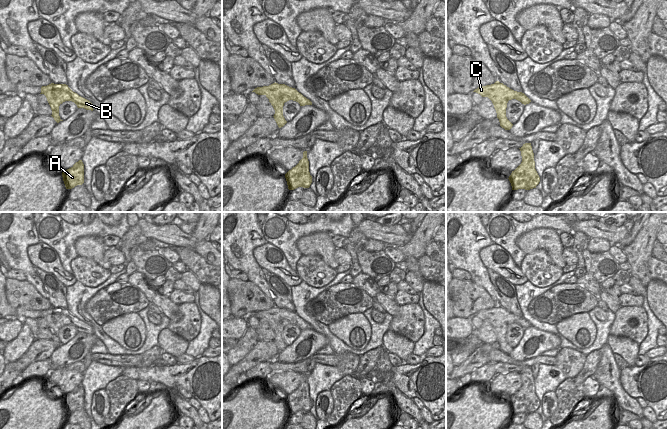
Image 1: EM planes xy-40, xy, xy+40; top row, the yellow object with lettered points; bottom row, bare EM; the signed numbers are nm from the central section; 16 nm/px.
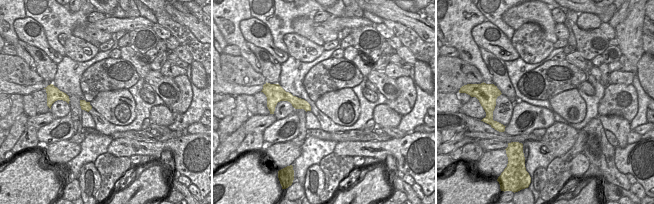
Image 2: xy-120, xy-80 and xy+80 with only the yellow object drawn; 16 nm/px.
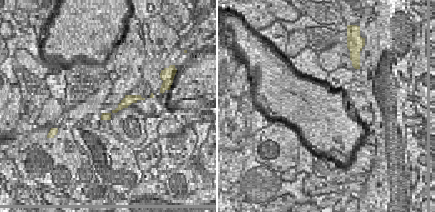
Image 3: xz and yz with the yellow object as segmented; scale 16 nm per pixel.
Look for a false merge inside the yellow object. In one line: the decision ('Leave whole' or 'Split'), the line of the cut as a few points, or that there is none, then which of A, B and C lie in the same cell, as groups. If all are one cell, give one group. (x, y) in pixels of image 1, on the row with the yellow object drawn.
Leave whole. No split. Groups: A B C

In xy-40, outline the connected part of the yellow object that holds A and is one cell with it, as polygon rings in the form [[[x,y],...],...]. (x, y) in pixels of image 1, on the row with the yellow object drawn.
[[[82,160],[76,162],[71,168],[62,172],[66,189],[72,189],[84,183],[84,164]]]

